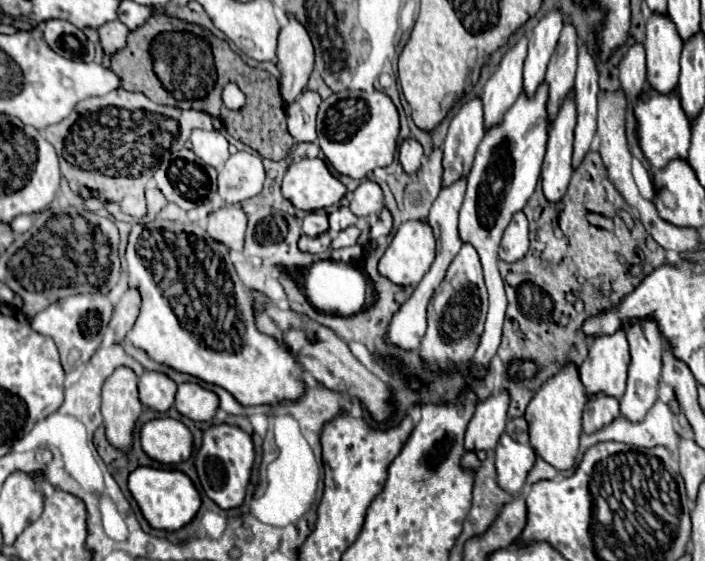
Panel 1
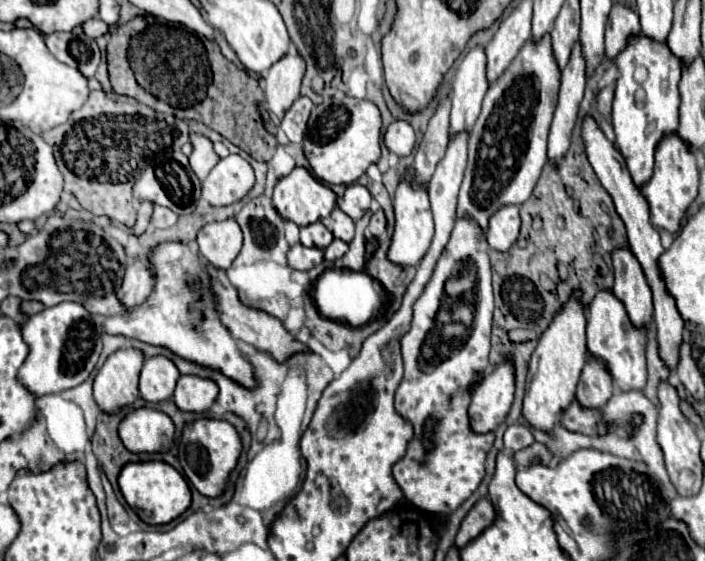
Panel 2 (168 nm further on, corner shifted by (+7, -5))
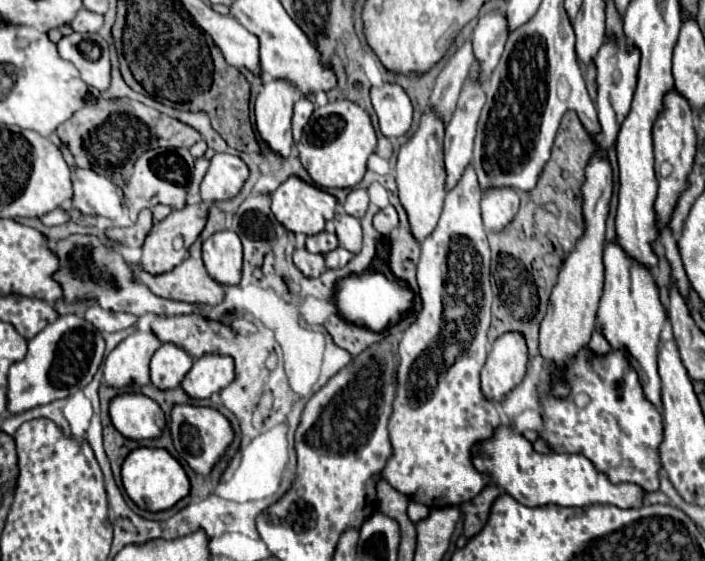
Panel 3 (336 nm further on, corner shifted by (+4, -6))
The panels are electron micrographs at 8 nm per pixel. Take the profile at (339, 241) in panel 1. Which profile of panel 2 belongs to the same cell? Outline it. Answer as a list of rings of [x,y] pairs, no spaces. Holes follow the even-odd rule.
[[[335,238],[335,240],[325,248],[325,260],[333,262],[333,260],[341,258],[345,252],[347,252],[347,244],[345,244],[343,240],[337,240],[337,238]]]

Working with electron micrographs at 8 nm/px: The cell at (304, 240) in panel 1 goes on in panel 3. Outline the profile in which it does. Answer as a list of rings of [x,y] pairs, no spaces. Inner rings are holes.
[[[296,249],[296,251],[294,251],[294,265],[296,265],[306,277],[318,277],[320,273],[326,271],[324,255],[314,255],[314,253],[308,253],[306,249]]]

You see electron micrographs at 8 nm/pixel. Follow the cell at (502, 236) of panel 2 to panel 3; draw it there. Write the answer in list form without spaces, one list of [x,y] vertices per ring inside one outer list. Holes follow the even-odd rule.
[[[492,187],[482,195],[482,221],[488,231],[504,229],[518,209],[518,191],[512,187]]]

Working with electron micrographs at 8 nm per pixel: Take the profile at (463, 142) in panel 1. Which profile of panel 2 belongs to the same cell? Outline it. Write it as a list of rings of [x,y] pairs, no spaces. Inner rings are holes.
[[[473,48],[463,58],[453,84],[451,96],[451,128],[449,136],[455,138],[461,132],[471,134],[473,124],[481,112],[481,102],[487,92],[485,78],[485,52],[483,48]]]

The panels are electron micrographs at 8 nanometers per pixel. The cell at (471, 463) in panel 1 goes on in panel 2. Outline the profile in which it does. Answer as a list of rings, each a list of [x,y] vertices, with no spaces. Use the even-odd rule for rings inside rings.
[[[455,220],[451,240],[421,300],[413,306],[411,330],[401,340],[405,374],[395,392],[395,410],[413,422],[415,438],[405,458],[393,466],[393,478],[405,498],[429,514],[451,514],[477,490],[485,476],[485,458],[495,434],[479,436],[471,432],[467,408],[471,402],[469,386],[475,382],[477,372],[487,368],[491,316],[493,290],[487,242],[481,238],[473,220]],[[429,416],[435,416],[439,424],[435,430],[435,448],[425,452],[421,432]]]

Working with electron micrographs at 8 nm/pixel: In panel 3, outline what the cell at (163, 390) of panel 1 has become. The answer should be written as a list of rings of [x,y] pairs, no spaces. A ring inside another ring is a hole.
[[[162,343],[150,361],[152,385],[158,389],[174,389],[194,365],[194,359],[174,343]]]

